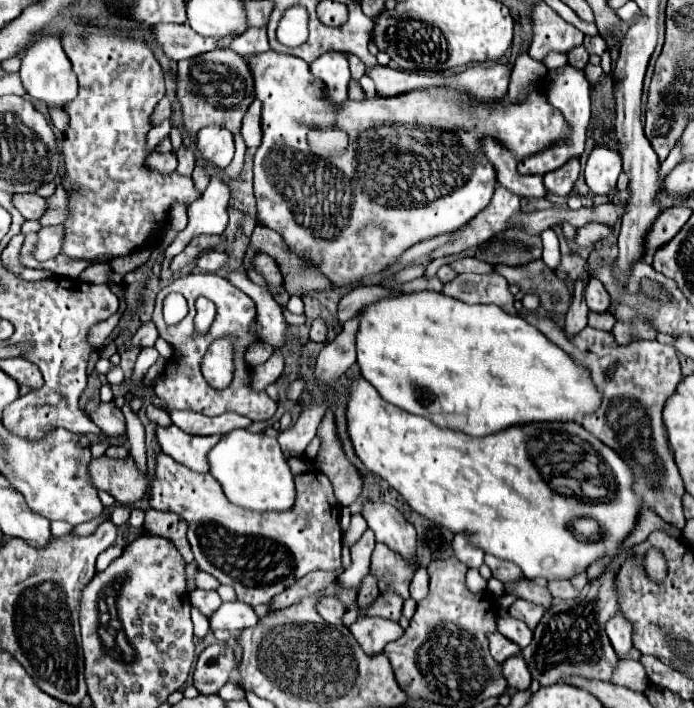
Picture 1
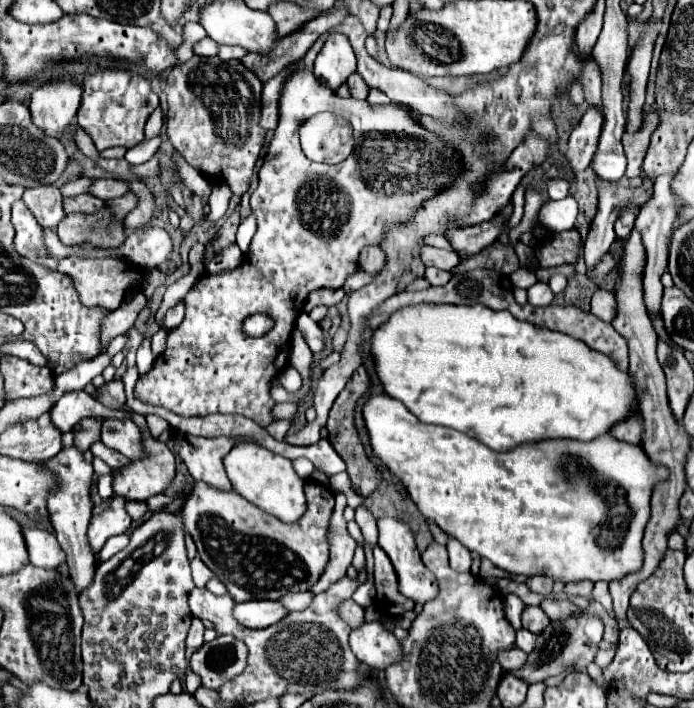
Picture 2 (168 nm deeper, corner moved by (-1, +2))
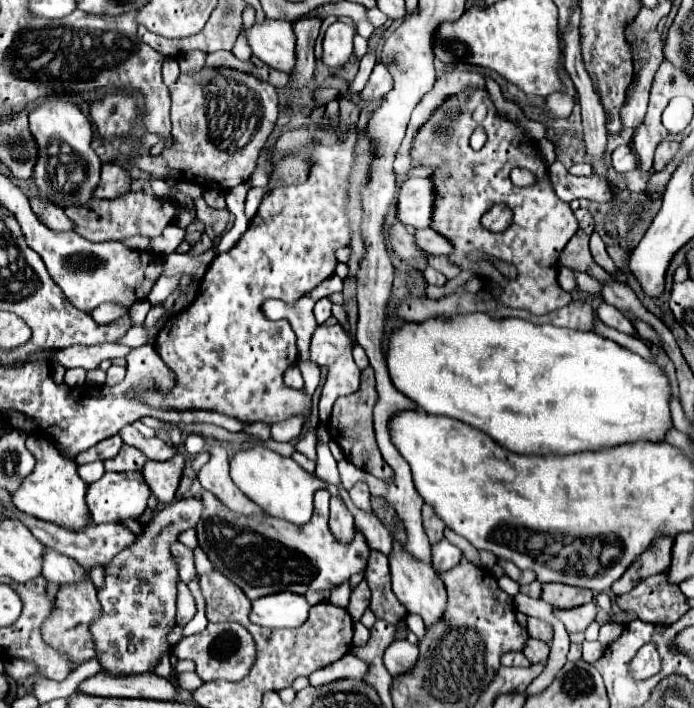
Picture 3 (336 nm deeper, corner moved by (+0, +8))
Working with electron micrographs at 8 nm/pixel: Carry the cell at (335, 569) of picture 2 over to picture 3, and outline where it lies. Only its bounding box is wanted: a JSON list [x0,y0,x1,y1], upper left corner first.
[329,495,355,543]

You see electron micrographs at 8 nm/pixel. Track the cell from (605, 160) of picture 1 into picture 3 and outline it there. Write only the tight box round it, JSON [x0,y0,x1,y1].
[611,147,637,173]

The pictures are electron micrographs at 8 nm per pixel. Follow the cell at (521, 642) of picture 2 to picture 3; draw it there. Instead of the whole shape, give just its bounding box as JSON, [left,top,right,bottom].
[523,637,549,663]

